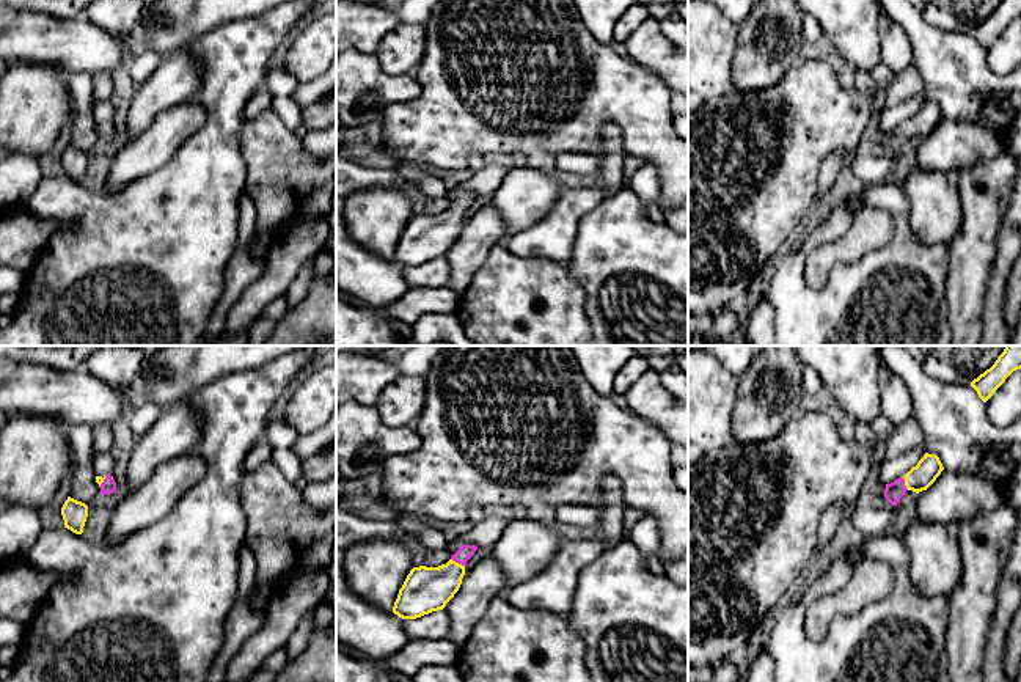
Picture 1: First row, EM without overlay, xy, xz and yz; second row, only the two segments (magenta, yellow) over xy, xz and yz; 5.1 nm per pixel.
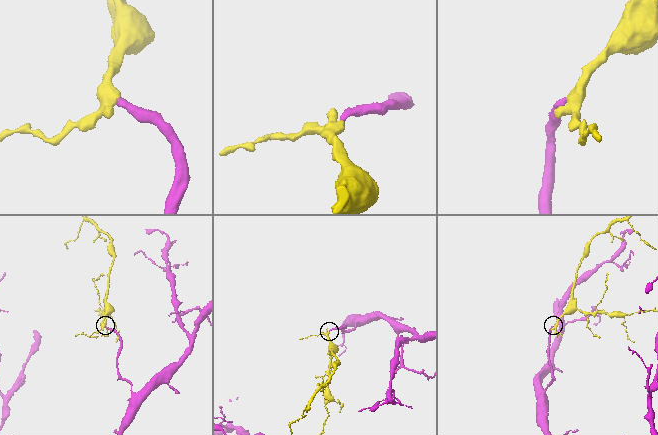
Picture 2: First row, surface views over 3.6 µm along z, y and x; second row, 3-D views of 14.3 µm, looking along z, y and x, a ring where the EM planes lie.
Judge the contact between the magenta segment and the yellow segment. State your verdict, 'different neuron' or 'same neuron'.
same neuron

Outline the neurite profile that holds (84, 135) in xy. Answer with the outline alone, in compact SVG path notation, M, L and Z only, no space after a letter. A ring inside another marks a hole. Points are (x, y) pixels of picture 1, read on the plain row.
M68 72L64 80L71 94L69 145L88 154L101 140L93 116L93 74Z

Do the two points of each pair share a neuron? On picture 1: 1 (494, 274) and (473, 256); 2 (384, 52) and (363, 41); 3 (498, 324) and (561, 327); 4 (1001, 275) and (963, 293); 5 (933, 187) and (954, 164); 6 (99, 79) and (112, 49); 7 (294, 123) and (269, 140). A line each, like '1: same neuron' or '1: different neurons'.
1: different neurons
2: different neurons
3: same neuron
4: different neurons
5: different neurons
6: different neurons
7: different neurons

